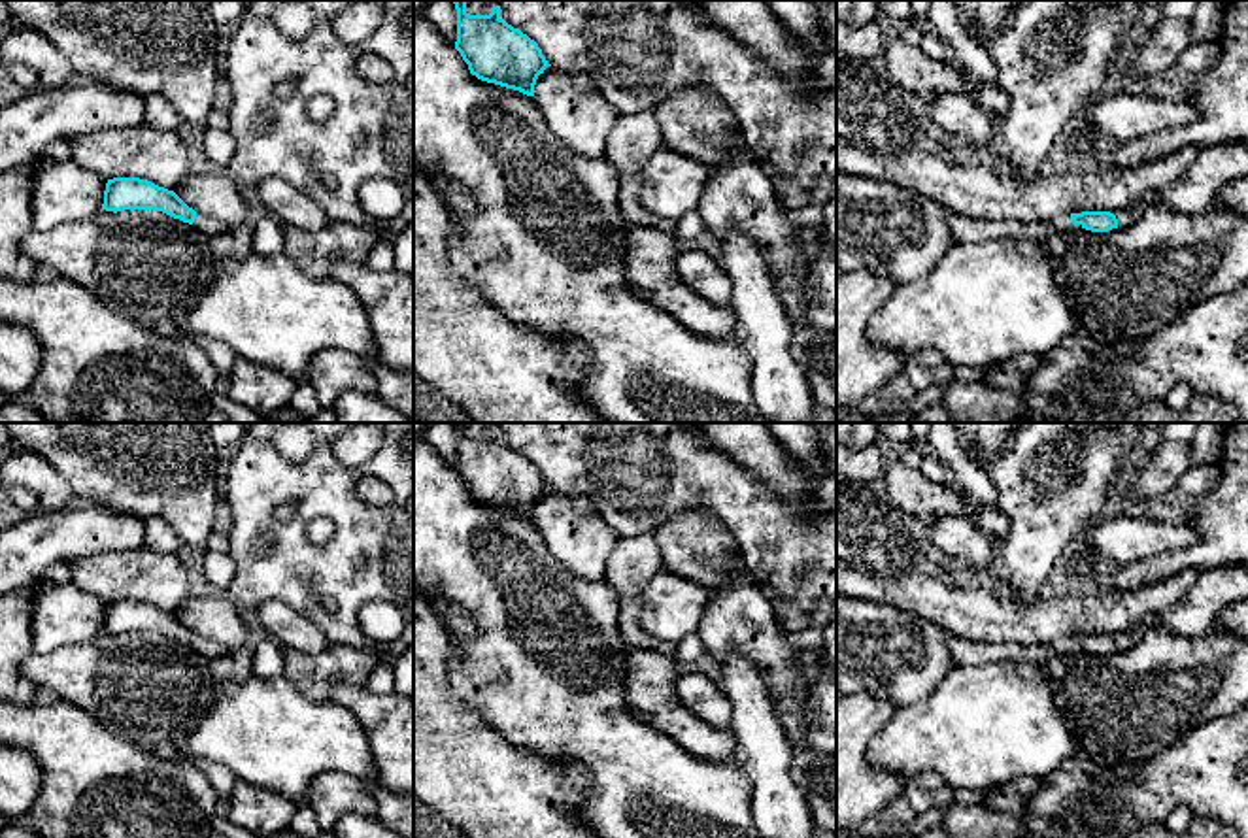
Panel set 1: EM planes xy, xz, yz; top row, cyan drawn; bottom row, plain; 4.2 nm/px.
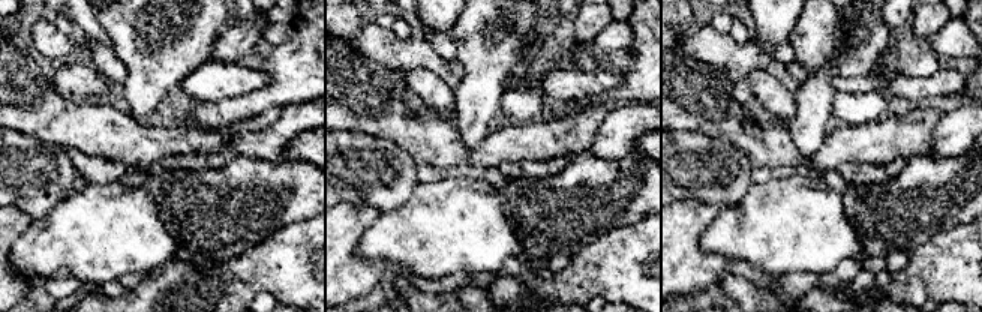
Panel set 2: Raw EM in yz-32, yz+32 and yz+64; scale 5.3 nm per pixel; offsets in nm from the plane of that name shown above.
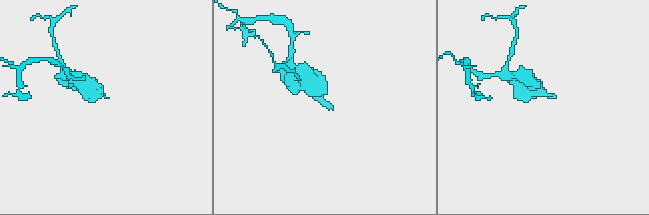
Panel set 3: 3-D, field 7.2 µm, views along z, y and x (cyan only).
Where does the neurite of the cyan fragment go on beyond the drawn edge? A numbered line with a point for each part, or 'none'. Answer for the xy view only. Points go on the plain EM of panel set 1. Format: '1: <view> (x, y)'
1: xy (210, 650)

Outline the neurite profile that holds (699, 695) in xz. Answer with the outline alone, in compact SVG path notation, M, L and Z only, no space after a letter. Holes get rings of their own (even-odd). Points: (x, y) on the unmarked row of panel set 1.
M680 674L674 691L689 713L721 730L731 727L731 704L704 674Z

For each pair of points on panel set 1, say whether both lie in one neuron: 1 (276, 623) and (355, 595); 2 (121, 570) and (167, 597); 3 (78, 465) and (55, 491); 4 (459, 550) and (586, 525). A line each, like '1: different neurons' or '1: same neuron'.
1: different neurons
2: same neuron
3: different neurons
4: different neurons

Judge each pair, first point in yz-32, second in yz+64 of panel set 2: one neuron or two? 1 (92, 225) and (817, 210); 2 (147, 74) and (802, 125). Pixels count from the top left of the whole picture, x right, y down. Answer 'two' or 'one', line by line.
1: one
2: one

